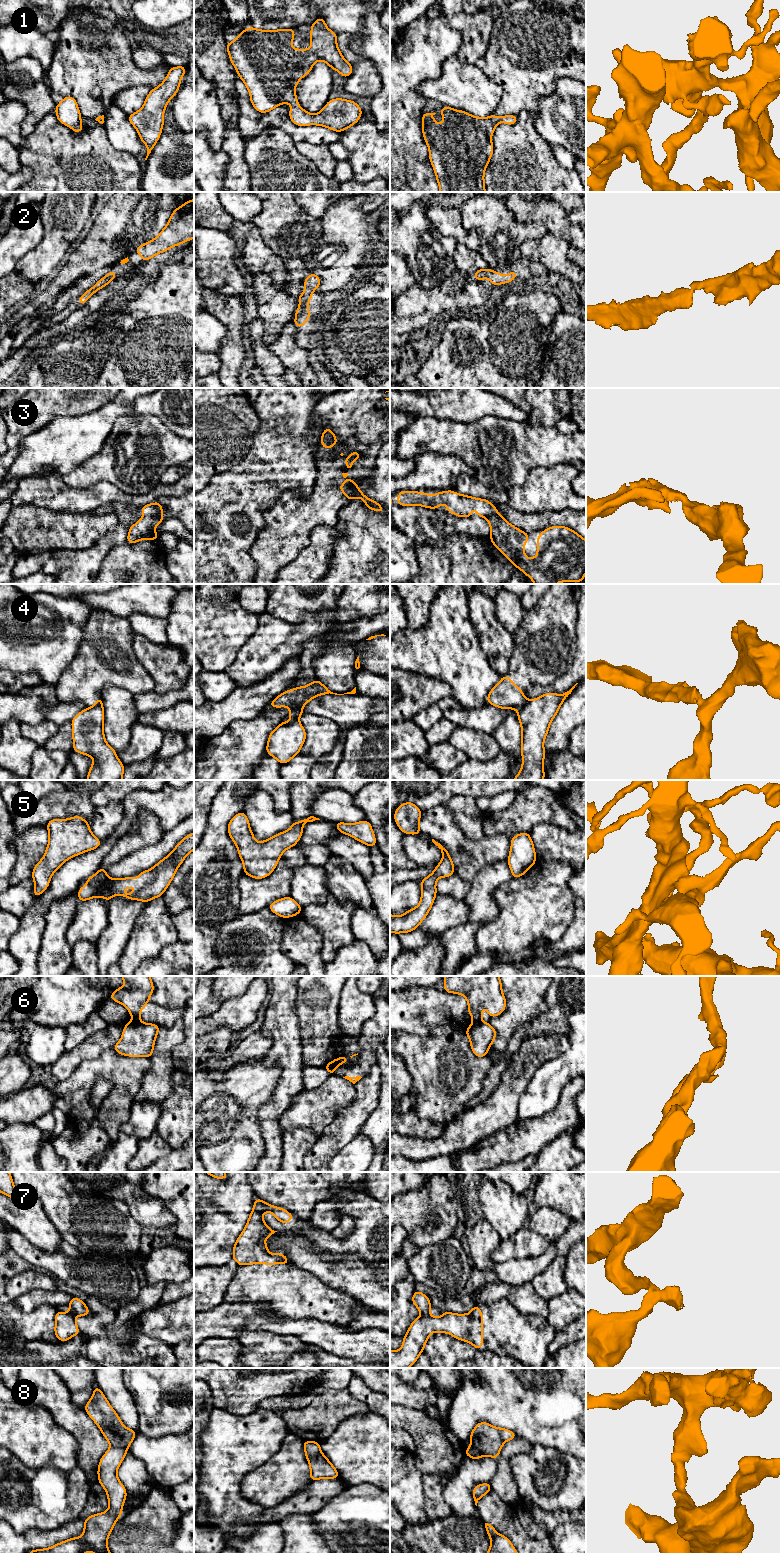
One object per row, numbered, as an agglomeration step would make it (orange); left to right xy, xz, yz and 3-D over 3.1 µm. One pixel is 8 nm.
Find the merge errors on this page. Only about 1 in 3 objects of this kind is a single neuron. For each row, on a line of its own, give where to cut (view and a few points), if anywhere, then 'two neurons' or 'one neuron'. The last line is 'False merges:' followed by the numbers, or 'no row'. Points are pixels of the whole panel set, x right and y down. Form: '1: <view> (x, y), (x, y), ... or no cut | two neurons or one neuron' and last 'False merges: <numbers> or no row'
1: no cut | one neuron
2: no cut | one neuron
3: xz (339, 484), (343, 489), (356, 486) | two neurons
4: yz (528, 701), (517, 709) | two neurons
5: no cut | one neuron
6: yz (473, 1021), (481, 1022) | two neurons
7: xz (265, 1203), (268, 1211) | two neurons
8: xy (111, 1445), (123, 1447), (126, 1450) | two neurons
False merges: 3, 4, 6, 7, 8

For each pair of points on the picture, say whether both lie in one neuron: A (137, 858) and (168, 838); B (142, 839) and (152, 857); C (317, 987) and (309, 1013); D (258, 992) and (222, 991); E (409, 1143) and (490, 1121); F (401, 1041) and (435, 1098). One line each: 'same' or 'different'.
A: same
B: different
C: same
D: different
E: same
F: same

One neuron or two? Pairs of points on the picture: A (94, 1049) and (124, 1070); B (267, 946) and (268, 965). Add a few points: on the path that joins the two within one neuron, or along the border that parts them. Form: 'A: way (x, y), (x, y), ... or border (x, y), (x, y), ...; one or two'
A: border (112, 1047), (94, 1058), (78, 1060); two
B: way (267, 951), (267, 960); one

